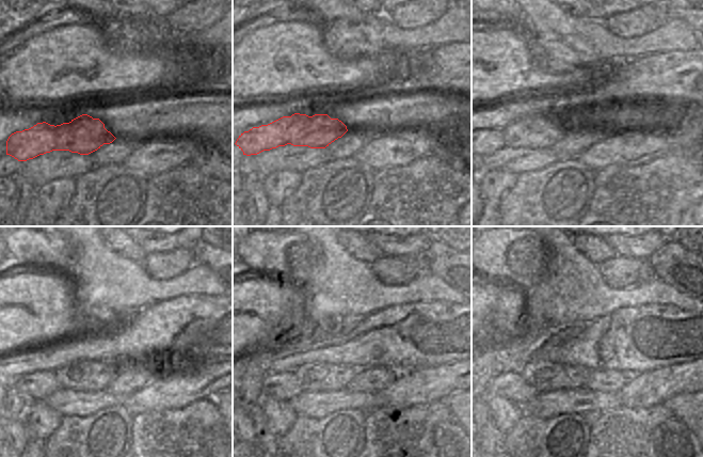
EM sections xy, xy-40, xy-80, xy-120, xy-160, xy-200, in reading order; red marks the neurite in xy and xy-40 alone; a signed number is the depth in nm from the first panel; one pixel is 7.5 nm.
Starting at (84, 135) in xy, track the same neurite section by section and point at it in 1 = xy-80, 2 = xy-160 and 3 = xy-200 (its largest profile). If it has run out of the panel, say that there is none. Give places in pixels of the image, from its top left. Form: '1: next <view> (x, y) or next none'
1: next xy-80 (542, 131)
2: next xy-160 (283, 387)
3: next xy-200 (514, 385)

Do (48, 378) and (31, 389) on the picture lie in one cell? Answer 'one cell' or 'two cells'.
one cell

